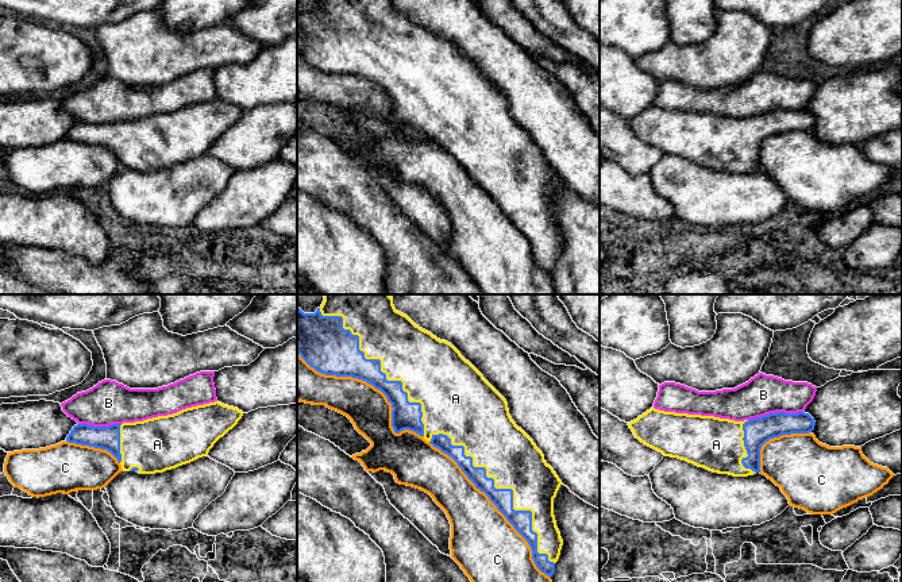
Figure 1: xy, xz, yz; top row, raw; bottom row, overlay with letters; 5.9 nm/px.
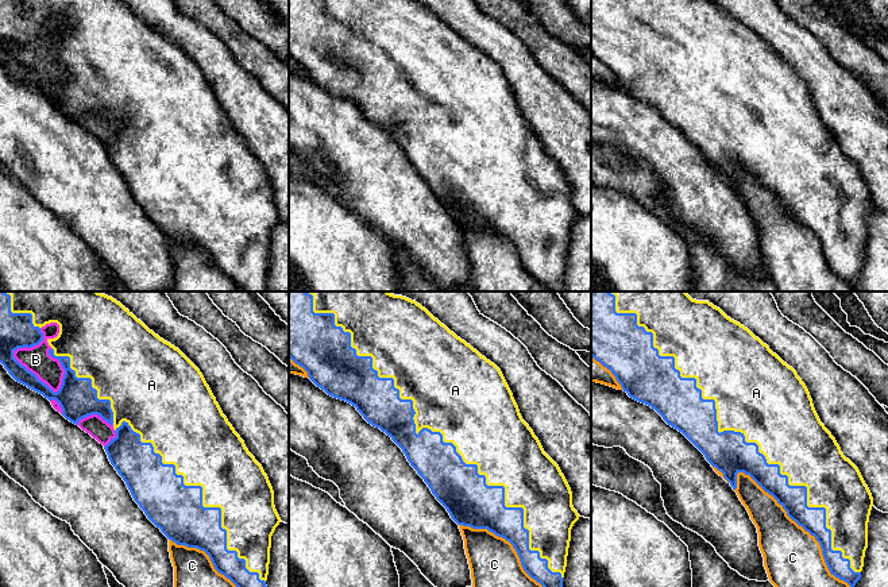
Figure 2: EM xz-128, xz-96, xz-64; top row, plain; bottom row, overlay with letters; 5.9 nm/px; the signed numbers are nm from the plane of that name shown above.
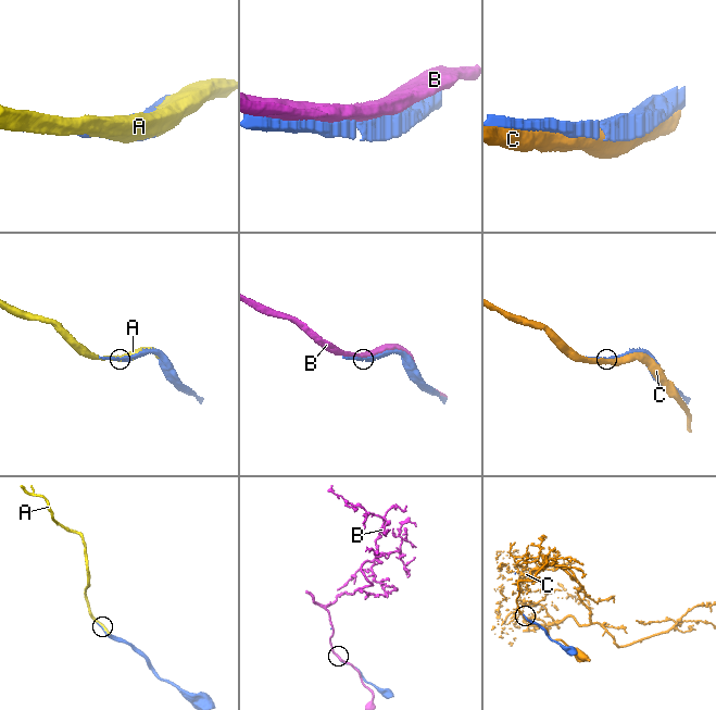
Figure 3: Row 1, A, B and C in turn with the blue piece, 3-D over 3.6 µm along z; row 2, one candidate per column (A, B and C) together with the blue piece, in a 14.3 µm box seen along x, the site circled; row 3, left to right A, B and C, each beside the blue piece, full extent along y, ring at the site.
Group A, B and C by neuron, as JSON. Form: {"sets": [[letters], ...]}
{"sets": [["A"], ["B"], ["C"]]}

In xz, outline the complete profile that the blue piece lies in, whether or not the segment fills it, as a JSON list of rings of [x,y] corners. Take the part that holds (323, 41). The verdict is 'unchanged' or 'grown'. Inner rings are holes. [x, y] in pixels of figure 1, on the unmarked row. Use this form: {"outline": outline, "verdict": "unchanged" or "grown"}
{"outline": [[[323,0],[315,11],[304,11],[297,4],[297,50],[321,72],[358,76],[381,88],[393,105],[394,130],[413,128],[451,154],[528,239],[536,265],[552,274],[563,243],[554,213],[554,196],[562,178],[533,138],[512,117],[506,97],[451,41],[416,23],[393,0]]], "verdict": "grown"}

